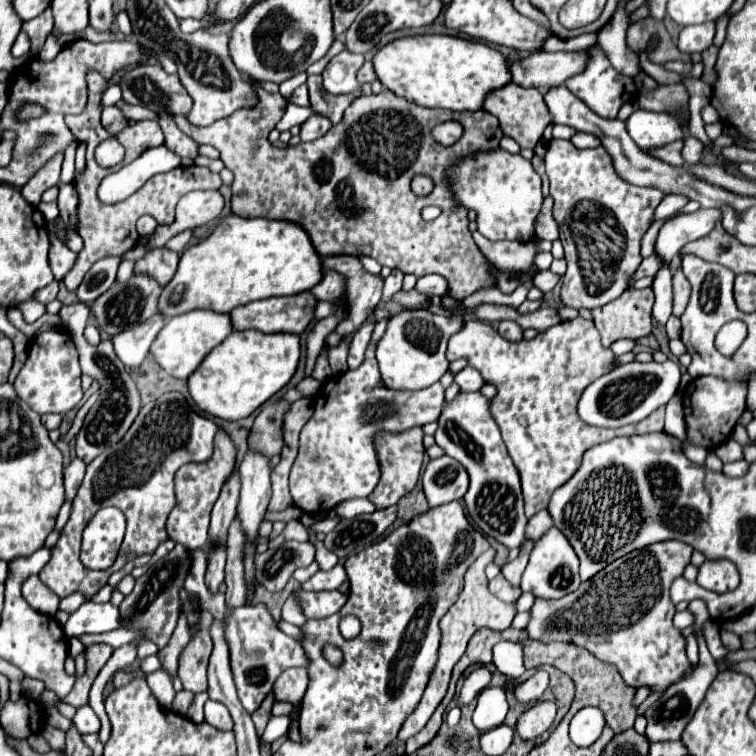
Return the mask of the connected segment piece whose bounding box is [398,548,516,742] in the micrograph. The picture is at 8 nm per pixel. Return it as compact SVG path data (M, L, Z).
M490 548L488 552L484 552L466 572L466 582L464 582L464 590L460 592L458 600L454 602L454 606L448 610L448 616L442 618L442 642L440 642L440 650L438 650L438 662L436 662L436 668L434 672L430 674L430 682L428 682L428 688L418 704L418 708L406 718L400 734L398 734L398 740L406 742L410 736L418 734L426 722L430 720L430 716L434 714L436 706L442 702L446 690L448 690L448 682L450 682L450 674L452 674L452 668L454 664L462 658L466 646L468 646L468 640L480 630L480 628L490 628L490 630L506 630L514 618L514 604L504 604L502 600L498 600L496 596L490 594L488 590L488 578L484 574L484 568L486 564L490 564L494 558L494 550Z

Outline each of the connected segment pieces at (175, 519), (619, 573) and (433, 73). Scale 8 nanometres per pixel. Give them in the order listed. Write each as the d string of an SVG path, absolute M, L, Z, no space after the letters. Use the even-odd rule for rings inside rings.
M218 428L214 438L214 454L206 462L188 462L180 468L174 476L174 490L176 490L176 506L166 520L166 532L170 540L182 544L186 548L204 548L208 542L208 516L212 512L214 502L220 496L222 486L232 476L236 468L236 448L232 438Z
M678 540L658 542L648 548L634 550L626 554L624 558L618 558L616 562L608 564L604 570L594 574L590 580L582 582L580 588L568 596L562 596L558 600L536 598L530 608L530 622L524 628L528 640L568 642L574 646L584 646L598 660L616 666L628 686L634 686L634 688L650 686L652 690L668 688L690 666L686 652L684 652L684 638L680 636L680 630L672 626L674 604L670 600L670 584L672 580L684 574L684 568L690 564L692 552L694 550L688 544L678 542ZM614 622L630 622L630 624L616 630Z
M414 36L390 42L374 56L378 80L396 96L412 100L426 108L446 110L482 110L484 100L498 88L512 82L506 56L486 44L454 36Z

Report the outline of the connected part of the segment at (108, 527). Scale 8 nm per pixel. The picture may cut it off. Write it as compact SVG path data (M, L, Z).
M102 508L84 528L82 564L92 570L104 570L116 560L116 552L124 538L126 520L118 508Z

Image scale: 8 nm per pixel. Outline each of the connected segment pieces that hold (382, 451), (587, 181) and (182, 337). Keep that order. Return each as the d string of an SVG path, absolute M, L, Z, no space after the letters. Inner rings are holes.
M410 428L408 432L400 432L400 434L384 432L384 434L376 436L376 452L378 452L378 460L382 466L382 478L380 478L380 484L374 488L374 492L368 498L376 504L378 510L394 506L404 494L414 490L414 486L420 478L422 460L424 460L422 438L424 438L422 428Z
M550 140L544 162L550 178L550 196L554 198L554 218L560 226L560 240L568 262L562 278L562 304L594 310L626 290L630 274L642 262L640 240L664 194L656 188L624 184L602 146L580 150L570 140Z
M192 310L184 316L174 316L156 336L150 352L154 360L174 378L188 378L220 342L224 342L232 332L230 316L212 310Z

